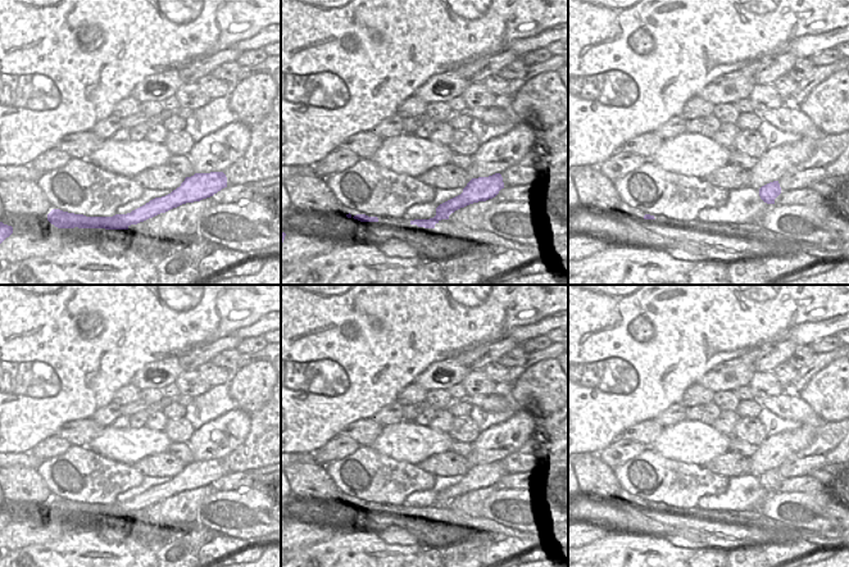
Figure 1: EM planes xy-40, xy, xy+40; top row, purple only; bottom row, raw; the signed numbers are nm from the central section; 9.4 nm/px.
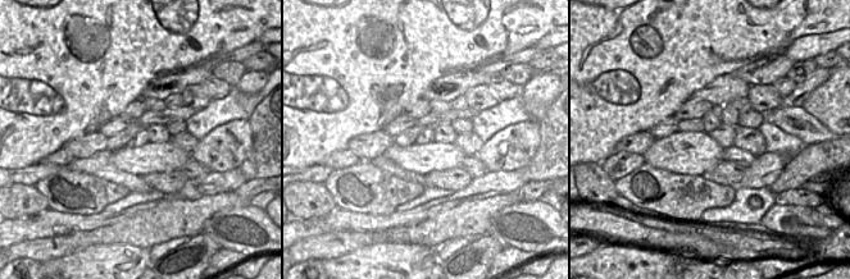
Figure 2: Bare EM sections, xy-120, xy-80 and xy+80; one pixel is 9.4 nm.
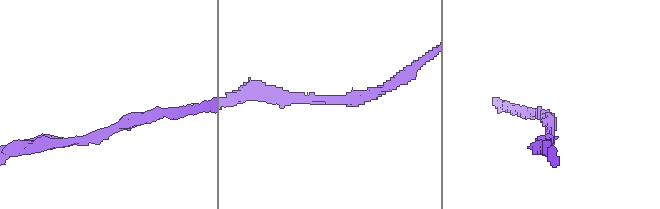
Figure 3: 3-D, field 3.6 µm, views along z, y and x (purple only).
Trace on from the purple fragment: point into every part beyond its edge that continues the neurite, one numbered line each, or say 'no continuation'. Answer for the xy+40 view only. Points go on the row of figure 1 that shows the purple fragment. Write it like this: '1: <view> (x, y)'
no continuation

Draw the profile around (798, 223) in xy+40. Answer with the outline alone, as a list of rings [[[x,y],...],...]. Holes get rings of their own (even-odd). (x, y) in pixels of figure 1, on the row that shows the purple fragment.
[[[827,203],[805,207],[773,205],[761,218],[761,226],[789,239],[793,245],[796,242],[828,244],[837,240],[837,232],[826,224],[826,218],[831,212]]]

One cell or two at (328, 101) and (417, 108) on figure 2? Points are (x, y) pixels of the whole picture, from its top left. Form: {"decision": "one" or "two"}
{"decision": "two"}

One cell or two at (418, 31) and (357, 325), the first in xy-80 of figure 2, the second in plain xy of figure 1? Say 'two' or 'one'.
one

